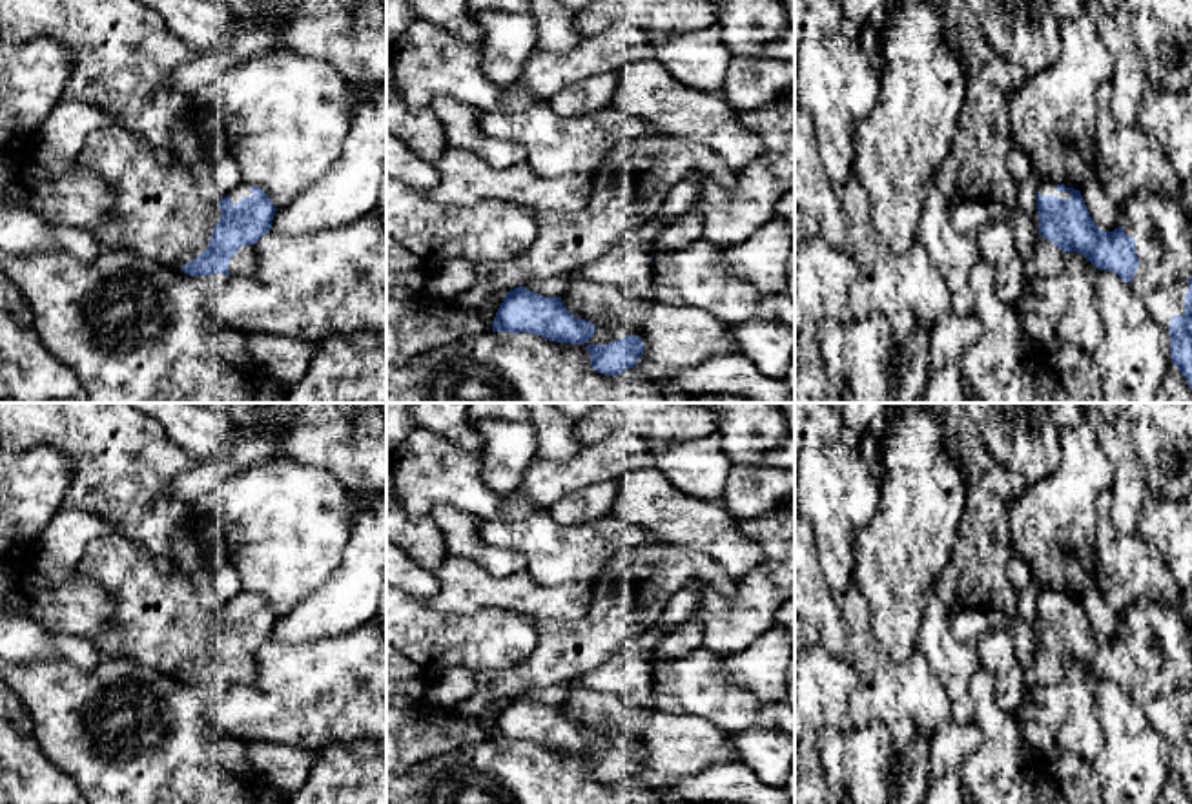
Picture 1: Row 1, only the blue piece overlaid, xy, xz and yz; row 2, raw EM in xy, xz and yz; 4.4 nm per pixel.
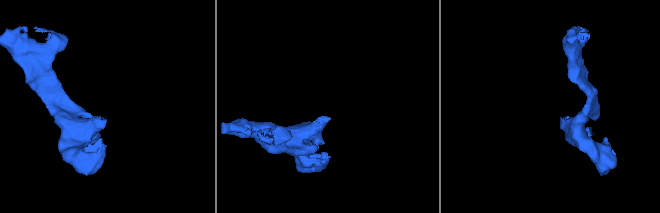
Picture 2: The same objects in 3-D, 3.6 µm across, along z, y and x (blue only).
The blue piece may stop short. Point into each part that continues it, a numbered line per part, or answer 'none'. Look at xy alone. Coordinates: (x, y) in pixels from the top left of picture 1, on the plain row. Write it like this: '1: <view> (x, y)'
1: xy (243, 670)

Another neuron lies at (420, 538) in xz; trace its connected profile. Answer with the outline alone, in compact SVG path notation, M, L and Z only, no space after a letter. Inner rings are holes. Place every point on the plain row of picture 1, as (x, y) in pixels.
M386 490L386 543L405 551L417 565L436 571L448 552L432 518L410 518L396 494Z

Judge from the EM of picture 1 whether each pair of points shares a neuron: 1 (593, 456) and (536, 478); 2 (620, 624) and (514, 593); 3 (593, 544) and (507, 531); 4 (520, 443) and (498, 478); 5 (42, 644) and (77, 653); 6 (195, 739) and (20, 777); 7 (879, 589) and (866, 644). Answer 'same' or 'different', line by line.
1: same
2: different
3: same
4: same
5: same
6: different
7: different

